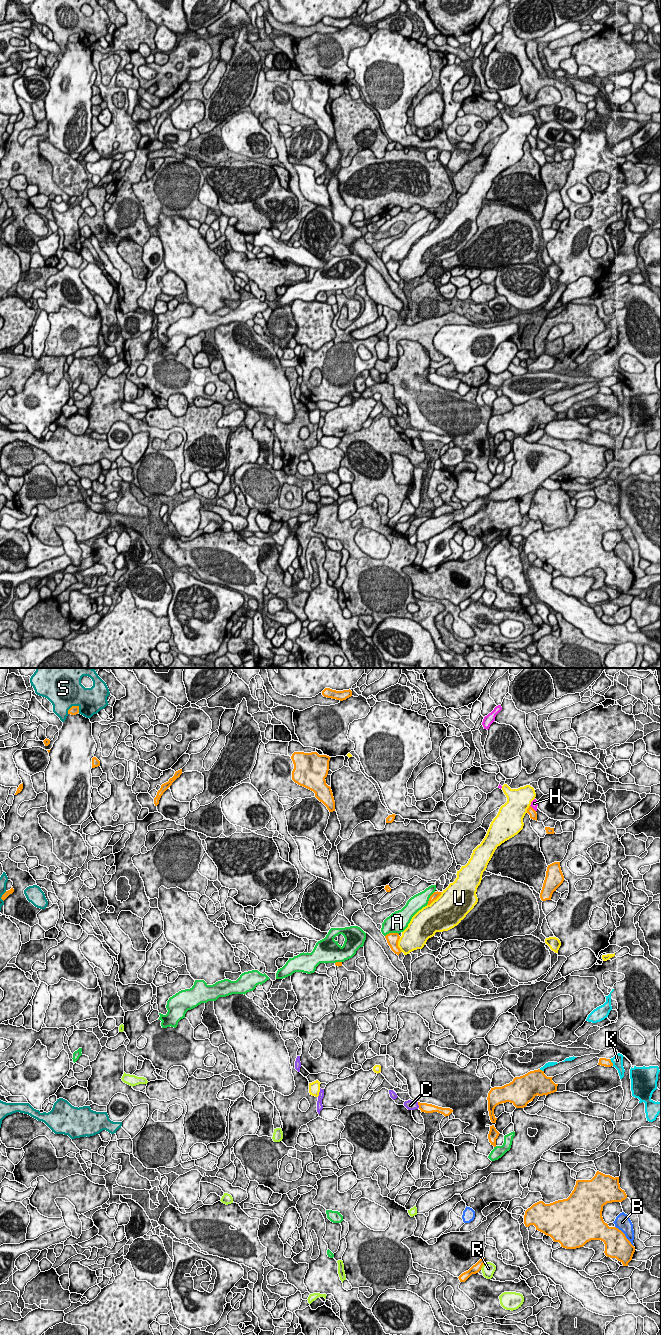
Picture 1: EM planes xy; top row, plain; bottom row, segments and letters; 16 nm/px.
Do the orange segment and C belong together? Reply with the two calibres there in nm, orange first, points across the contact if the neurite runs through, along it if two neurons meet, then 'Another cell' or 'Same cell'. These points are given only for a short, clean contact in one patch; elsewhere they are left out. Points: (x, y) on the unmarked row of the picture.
Thickness 160 nm (orange) against 160 nm. Path across: xy (424, 435), (418, 432), (410, 433). Same cell

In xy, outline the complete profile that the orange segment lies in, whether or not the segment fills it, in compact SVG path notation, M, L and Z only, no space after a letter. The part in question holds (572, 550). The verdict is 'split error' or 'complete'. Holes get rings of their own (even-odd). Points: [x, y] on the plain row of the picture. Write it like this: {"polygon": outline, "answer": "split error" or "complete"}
{"polygon": "M599 499L591 508L577 508L574 518L567 527L558 528L550 532L539 529L525 539L524 552L526 555L534 553L536 558L550 564L554 570L559 570L561 575L566 577L576 577L583 575L591 568L601 568L605 572L605 583L616 586L623 594L628 594L635 580L635 575L626 566L625 562L616 555L609 555L602 545L603 534L607 531L622 530L627 526L624 518L620 516L619 505L605 503Z", "answer": "complete"}

